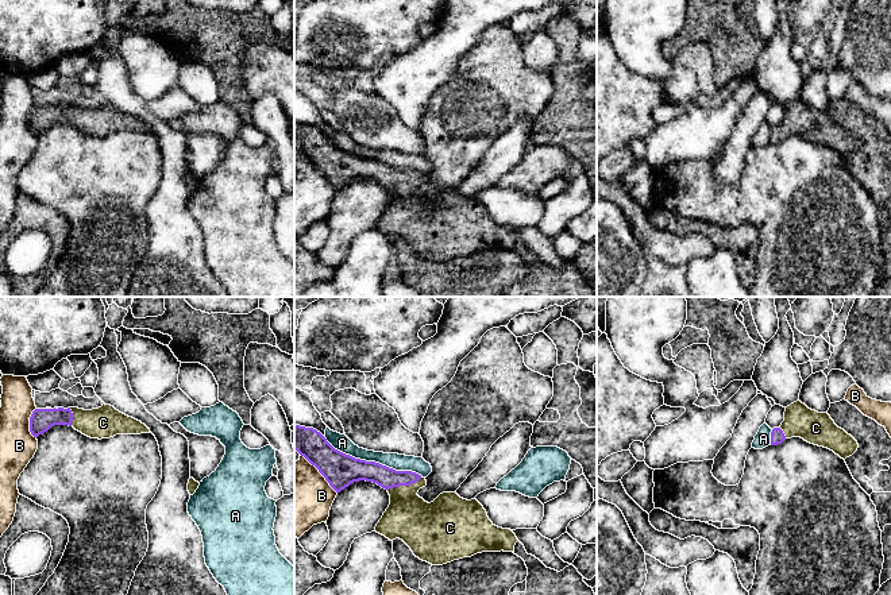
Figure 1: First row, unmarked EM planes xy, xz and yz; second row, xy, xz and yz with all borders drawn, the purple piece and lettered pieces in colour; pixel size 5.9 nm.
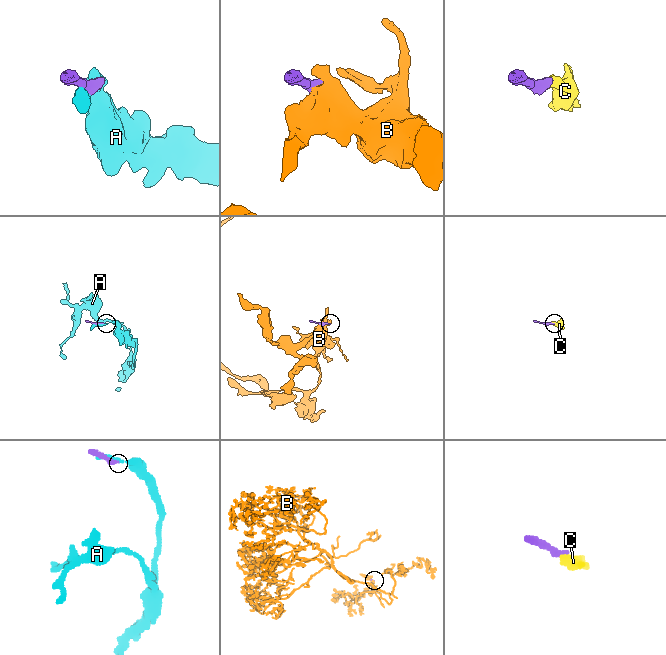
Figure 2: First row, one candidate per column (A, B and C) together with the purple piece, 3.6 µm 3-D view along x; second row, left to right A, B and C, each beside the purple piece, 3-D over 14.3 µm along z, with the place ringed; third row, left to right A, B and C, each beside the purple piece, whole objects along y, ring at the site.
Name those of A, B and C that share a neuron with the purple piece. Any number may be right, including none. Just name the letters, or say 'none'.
C

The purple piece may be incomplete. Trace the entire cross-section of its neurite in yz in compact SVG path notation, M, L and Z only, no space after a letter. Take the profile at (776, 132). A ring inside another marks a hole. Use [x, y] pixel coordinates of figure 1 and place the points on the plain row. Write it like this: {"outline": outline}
{"outline": "M801 98L786 105L784 119L771 130L771 143L782 142L791 135L828 146L844 158L859 146L857 139L838 125L828 111L811 108Z"}

